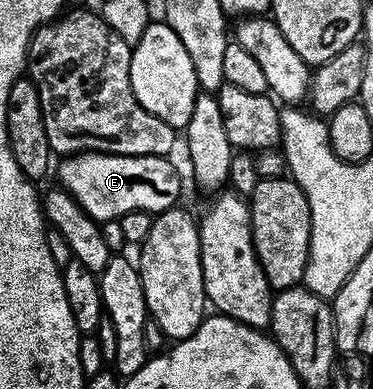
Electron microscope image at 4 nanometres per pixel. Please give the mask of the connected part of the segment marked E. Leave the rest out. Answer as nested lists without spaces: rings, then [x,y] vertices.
[[[84,152],[59,162],[58,183],[96,222],[117,220],[133,210],[158,214],[180,203],[179,191],[183,184],[171,162],[168,157],[155,155]]]

